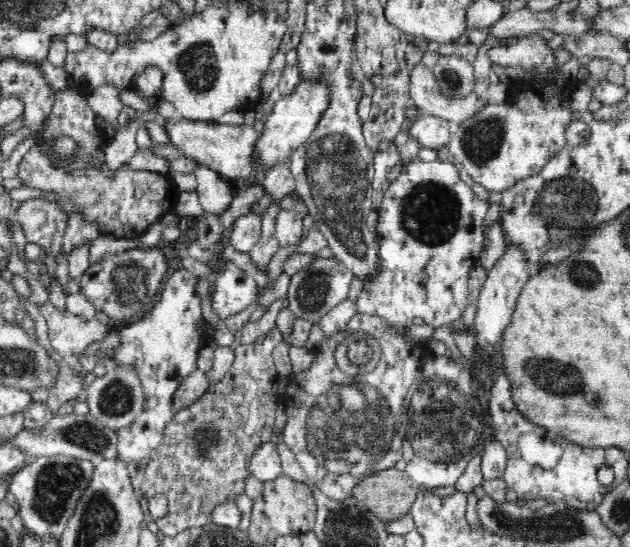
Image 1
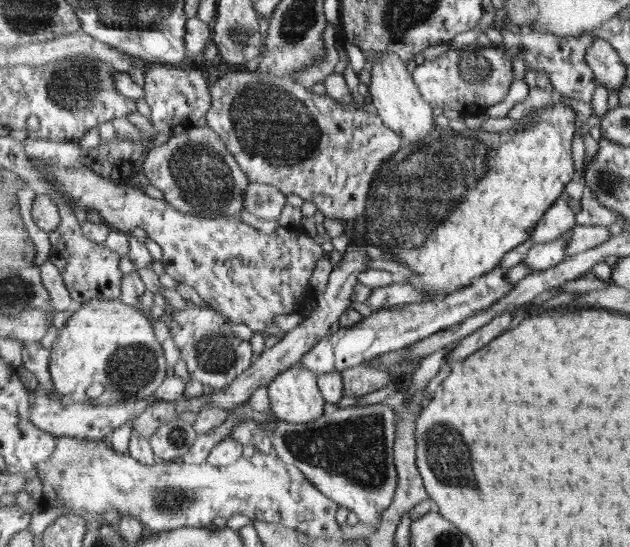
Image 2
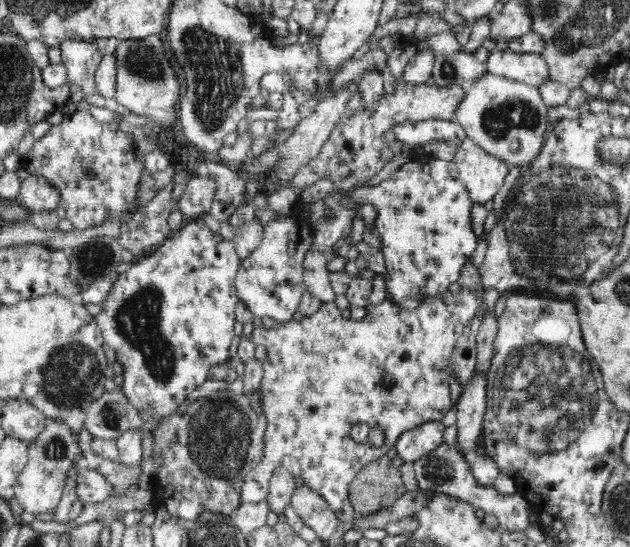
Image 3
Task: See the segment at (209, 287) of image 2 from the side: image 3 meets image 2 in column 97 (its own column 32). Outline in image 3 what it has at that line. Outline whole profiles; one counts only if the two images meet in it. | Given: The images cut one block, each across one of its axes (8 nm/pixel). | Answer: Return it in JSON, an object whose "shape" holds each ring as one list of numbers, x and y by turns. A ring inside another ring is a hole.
{"shape":[[30,174,21,183,21,189,18,196,18,201,24,203,30,211,42,212,48,210,56,210,60,204,61,192,53,184,47,181,46,176,39,174]]}

